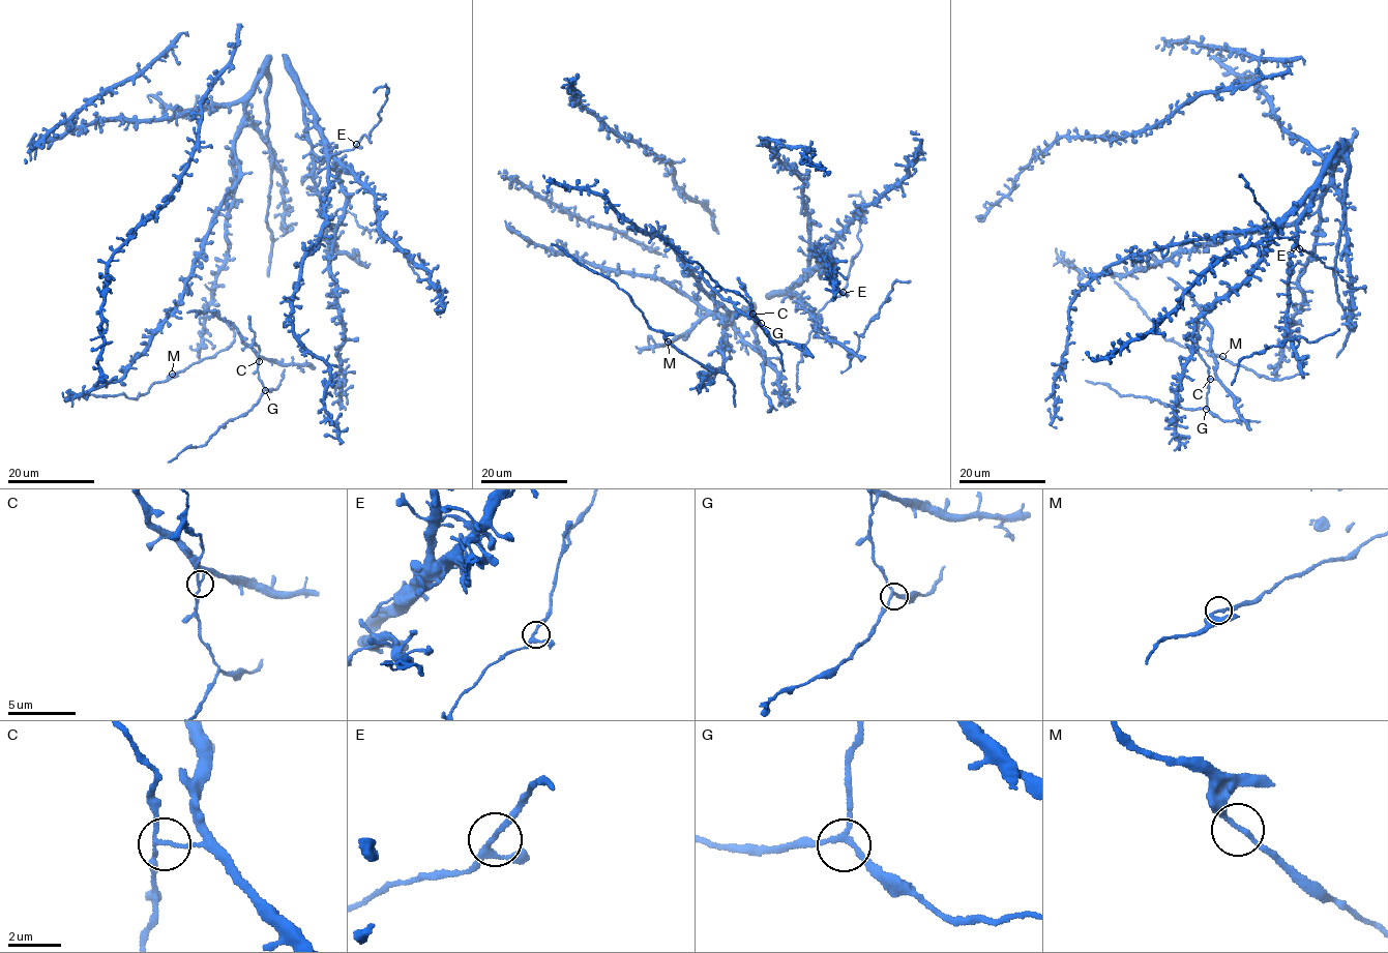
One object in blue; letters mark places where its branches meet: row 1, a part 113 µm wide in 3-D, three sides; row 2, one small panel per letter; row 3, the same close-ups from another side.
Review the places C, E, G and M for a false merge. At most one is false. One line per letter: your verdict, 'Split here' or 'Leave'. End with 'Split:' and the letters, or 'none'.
C: Split here
E: Leave
G: Leave
M: Leave
Split: C

